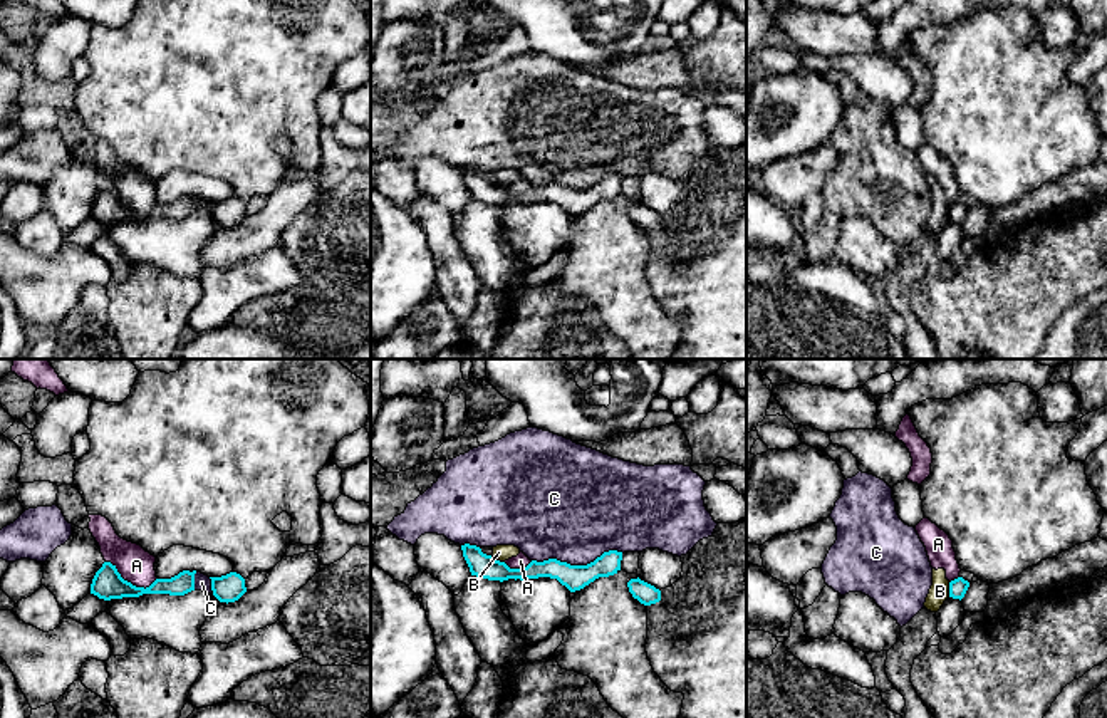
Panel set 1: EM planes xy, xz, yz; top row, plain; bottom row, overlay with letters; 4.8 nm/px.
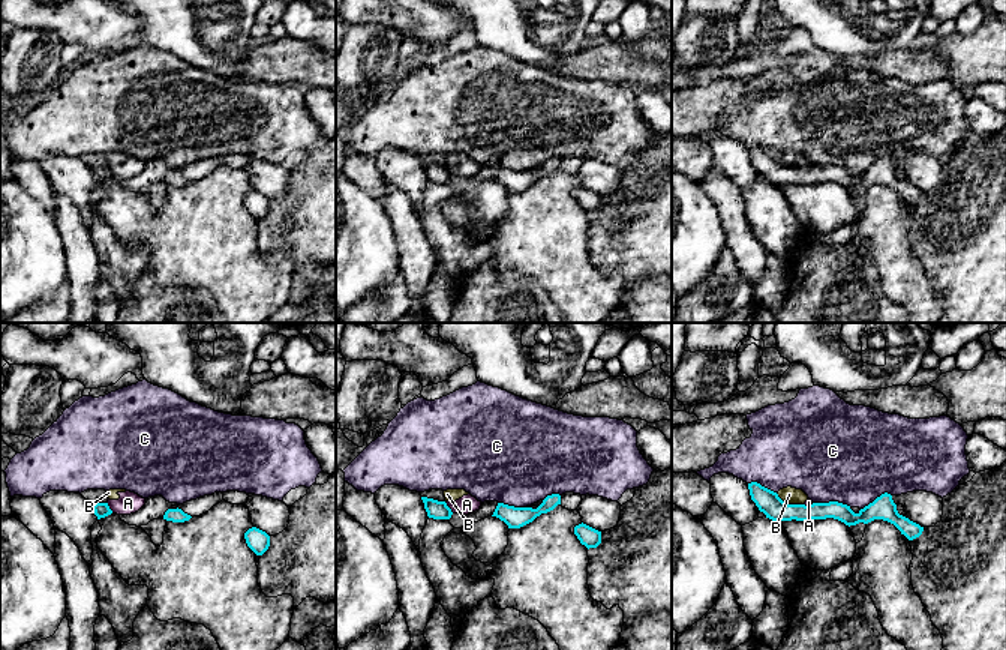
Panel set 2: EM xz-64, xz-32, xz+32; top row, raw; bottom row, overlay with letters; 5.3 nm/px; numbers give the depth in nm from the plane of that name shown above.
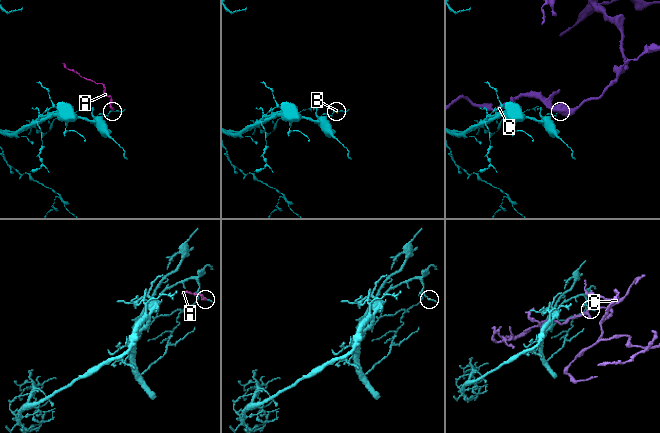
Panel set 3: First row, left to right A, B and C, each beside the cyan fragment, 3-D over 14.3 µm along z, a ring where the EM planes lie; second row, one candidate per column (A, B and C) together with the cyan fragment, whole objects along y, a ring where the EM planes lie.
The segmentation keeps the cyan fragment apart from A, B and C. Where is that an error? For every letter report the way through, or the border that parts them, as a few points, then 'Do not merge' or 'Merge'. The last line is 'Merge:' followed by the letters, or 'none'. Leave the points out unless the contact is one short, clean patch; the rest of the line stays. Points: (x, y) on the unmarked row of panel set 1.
A: Boundary: xy (106, 185), (136, 210), (148, 212), (156, 203). Do not merge
B: Boundary: yz (948, 207), (950, 220). Do not merge
C: Do not merge
Merge: none

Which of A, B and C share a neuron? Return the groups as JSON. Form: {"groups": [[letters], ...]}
{"groups": [["A", "B"], ["C"]]}

